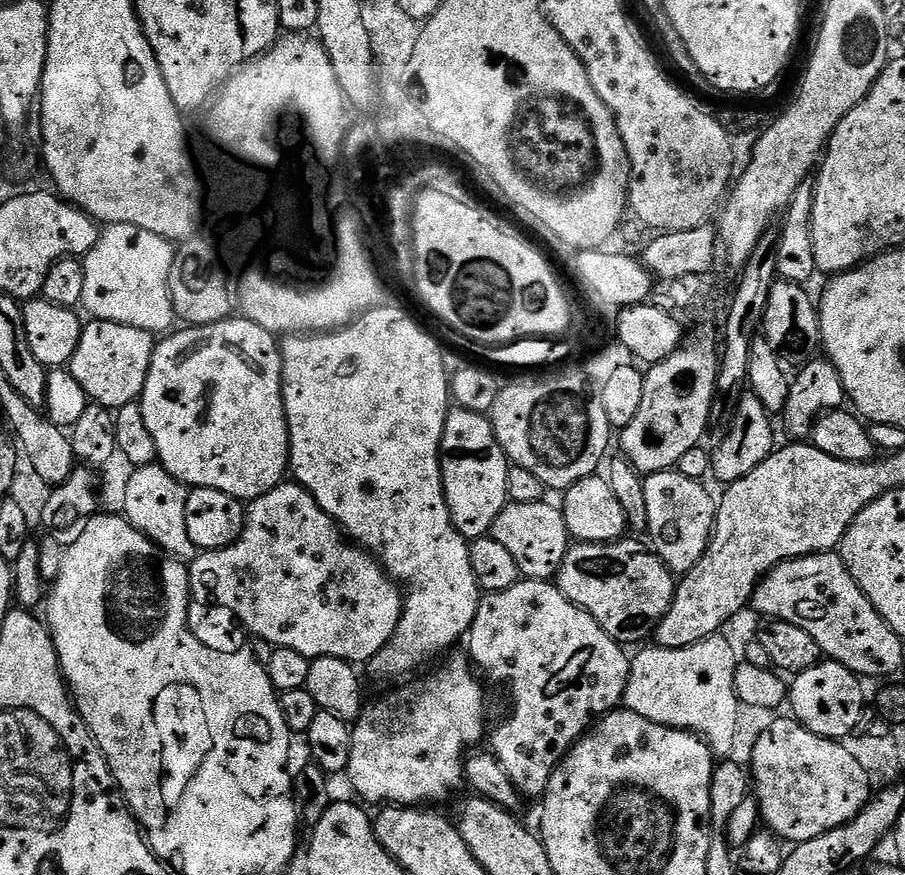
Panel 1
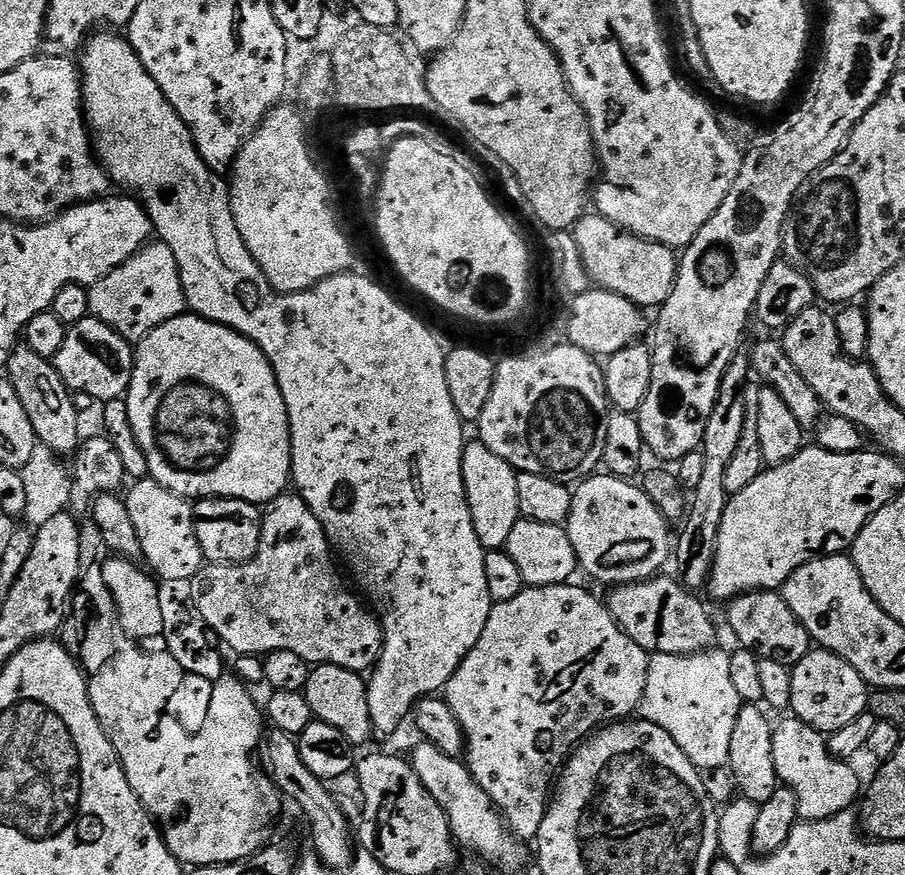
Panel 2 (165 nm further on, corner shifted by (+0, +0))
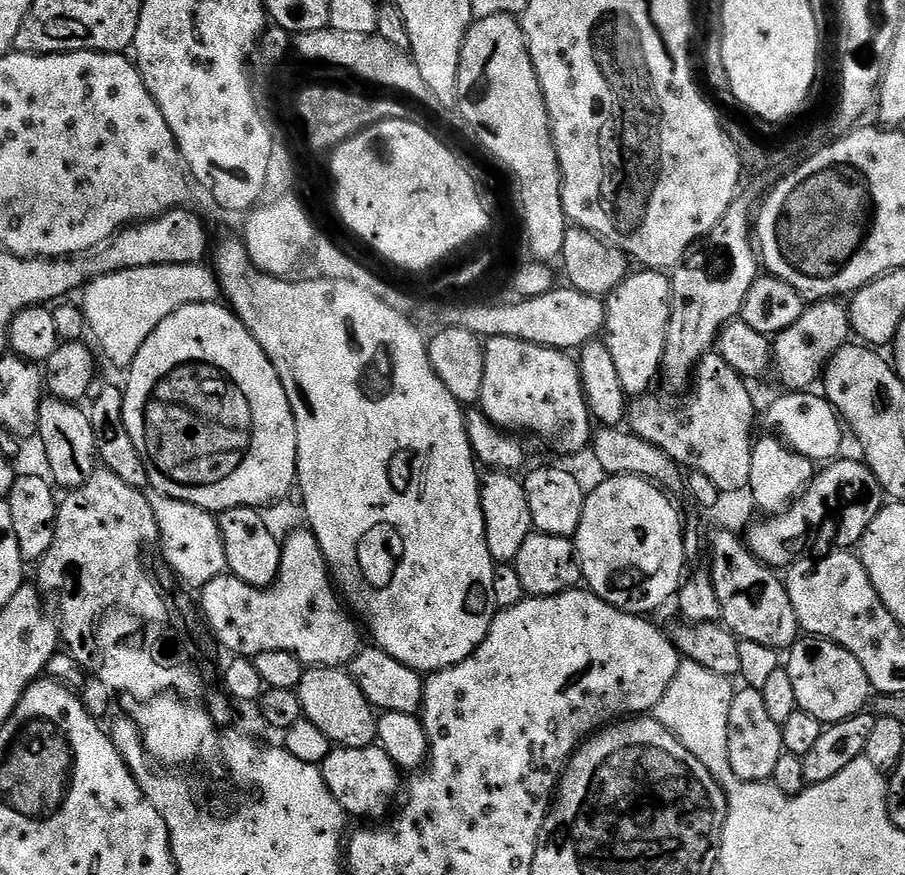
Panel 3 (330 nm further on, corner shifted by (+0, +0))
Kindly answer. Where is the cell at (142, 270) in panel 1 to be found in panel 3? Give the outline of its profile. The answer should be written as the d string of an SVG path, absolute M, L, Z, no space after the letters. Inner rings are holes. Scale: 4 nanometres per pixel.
M167 264L166 266L142 266L111 272L89 280L82 289L82 307L88 323L90 336L100 347L99 355L109 360L116 368L132 367L142 342L182 306L191 304L215 304L218 300L218 285L215 275L207 267L194 264Z

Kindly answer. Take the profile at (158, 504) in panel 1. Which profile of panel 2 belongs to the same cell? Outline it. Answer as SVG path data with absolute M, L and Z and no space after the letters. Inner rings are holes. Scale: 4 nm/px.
M151 478L137 480L131 486L132 489L127 489L126 503L135 533L141 540L141 557L148 559L147 567L161 581L191 582L206 564L202 546L198 546L193 505Z

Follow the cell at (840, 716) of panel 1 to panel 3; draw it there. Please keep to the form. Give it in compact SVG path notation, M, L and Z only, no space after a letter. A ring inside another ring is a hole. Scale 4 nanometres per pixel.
M819 638L797 639L795 645L787 649L786 669L794 686L797 709L818 718L821 725L837 724L869 707L874 689L866 678L866 670L862 670L862 662L834 642Z

